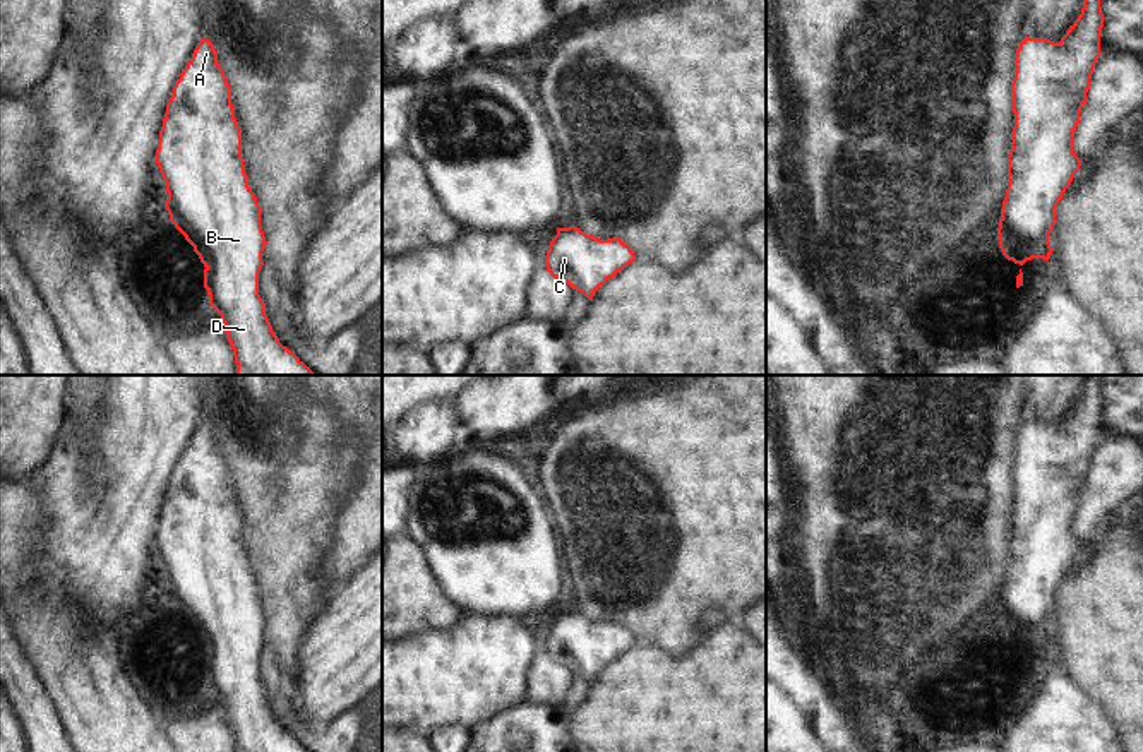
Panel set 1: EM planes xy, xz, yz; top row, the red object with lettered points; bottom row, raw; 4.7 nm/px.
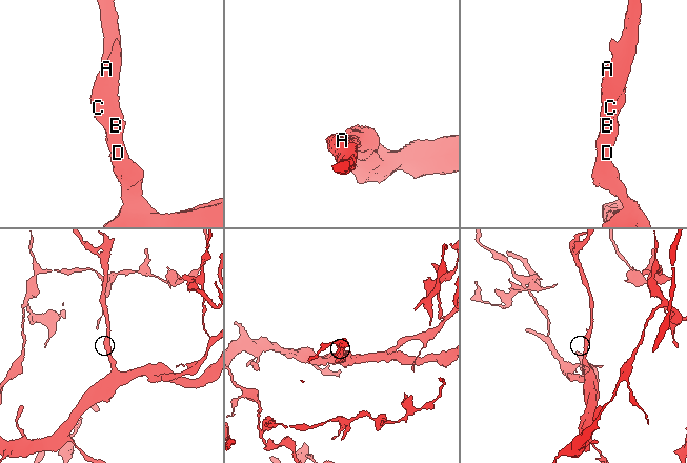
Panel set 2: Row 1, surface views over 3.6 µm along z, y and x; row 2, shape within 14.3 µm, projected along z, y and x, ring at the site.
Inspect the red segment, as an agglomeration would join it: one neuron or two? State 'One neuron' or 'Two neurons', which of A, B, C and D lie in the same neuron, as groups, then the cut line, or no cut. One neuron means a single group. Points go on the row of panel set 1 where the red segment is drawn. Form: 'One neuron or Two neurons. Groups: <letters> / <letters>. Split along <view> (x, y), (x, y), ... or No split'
One neuron. Groups: A B C D. No split

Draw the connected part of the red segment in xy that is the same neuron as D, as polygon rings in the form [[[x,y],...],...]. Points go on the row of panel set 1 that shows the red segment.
[[[200,38],[173,86],[154,158],[166,183],[165,207],[170,221],[194,247],[206,267],[204,288],[209,305],[221,315],[236,375],[315,375],[279,343],[259,295],[262,252],[267,245],[260,226],[262,211],[247,182],[231,87],[218,63],[214,45],[206,38]]]

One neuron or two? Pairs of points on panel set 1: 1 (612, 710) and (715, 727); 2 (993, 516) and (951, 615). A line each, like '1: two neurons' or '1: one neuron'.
1: one neuron
2: one neuron

